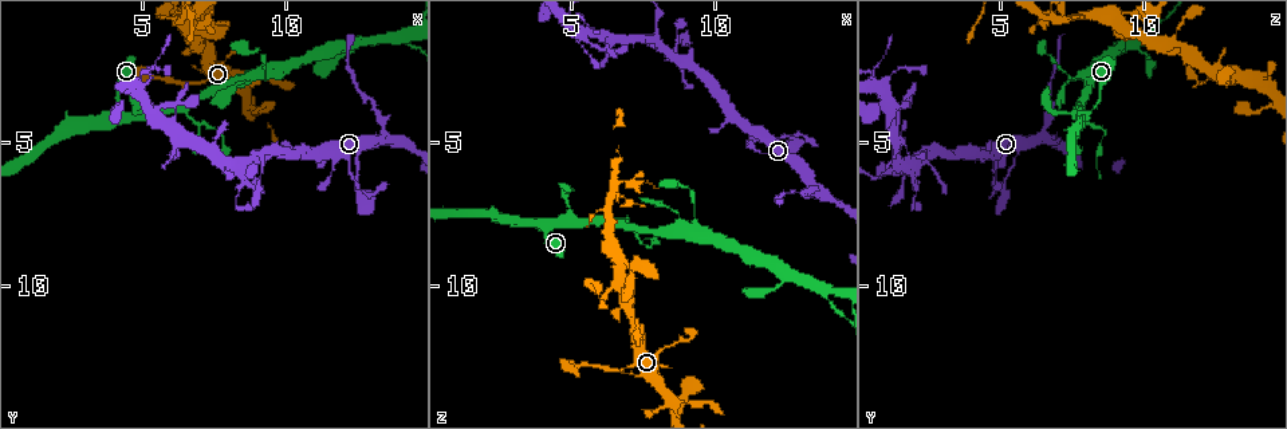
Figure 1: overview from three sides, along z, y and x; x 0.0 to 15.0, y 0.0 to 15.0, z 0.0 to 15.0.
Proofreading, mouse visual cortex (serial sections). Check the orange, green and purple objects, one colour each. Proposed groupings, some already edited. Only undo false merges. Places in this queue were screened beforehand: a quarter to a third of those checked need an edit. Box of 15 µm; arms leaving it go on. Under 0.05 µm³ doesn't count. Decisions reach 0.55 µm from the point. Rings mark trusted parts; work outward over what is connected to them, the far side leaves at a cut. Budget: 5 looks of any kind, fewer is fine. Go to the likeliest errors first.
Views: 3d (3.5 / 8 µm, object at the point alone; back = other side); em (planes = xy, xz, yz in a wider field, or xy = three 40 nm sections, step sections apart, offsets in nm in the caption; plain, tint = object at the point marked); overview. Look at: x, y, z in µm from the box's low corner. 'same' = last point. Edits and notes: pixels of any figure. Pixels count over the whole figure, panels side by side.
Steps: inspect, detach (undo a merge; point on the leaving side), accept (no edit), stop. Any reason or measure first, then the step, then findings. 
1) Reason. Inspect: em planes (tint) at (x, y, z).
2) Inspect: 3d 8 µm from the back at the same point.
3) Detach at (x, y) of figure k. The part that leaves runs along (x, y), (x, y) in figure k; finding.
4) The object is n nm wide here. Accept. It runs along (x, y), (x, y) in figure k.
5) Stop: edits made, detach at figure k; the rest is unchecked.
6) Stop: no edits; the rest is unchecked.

Three-way junction. Inspect: 3d 3.5 µm at (6.5, 3.8, 7.7).

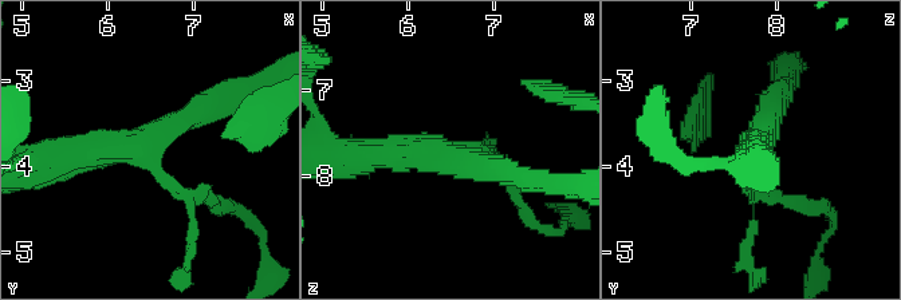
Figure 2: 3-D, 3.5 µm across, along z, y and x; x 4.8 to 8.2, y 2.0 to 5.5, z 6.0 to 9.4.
3 arms meet here; the arms are 150, 300, 350 nm wide. Inspect: em xy step 1 (tint) at (6.45, 3.75, 7.80).

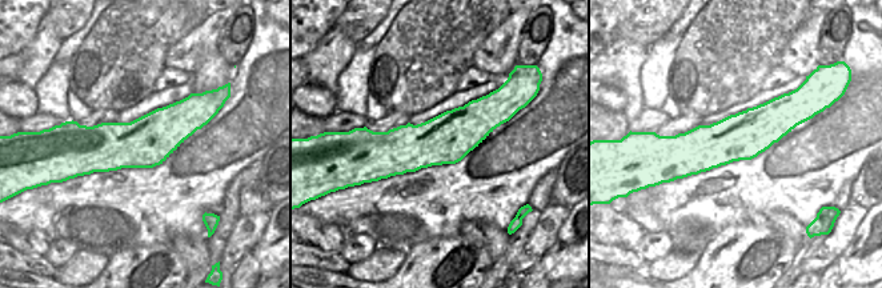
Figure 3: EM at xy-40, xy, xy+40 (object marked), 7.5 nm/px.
Accept. It runs along (59, 160), (146, 142), (220, 98) in figure 2; all the same cell.

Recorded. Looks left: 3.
Calibre changes. Inspect: 3d 3.5 µm at (8.6, 5.6, 2.1).

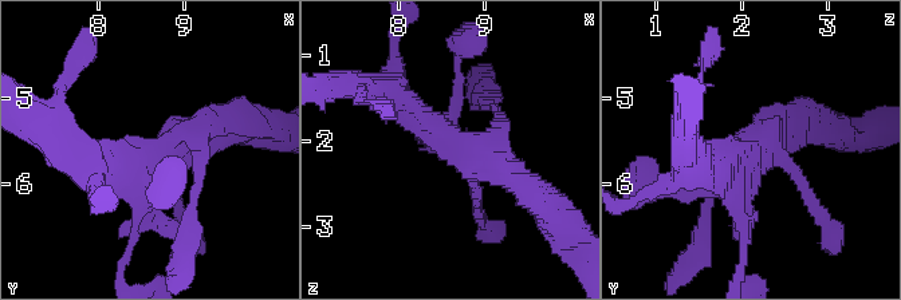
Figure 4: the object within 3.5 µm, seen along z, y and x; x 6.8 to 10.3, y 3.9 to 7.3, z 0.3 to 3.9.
Now the EM. Inspect: em xy step 2 (plain) at (8.60, 5.70, 2.00).

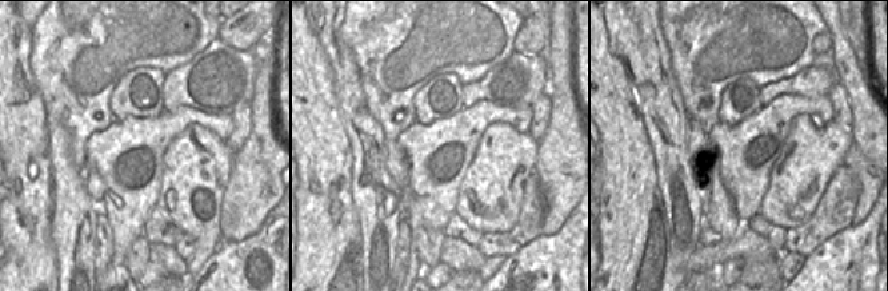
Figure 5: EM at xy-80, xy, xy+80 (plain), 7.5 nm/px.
Inspect: em xy step 2 (tint) at the same point.

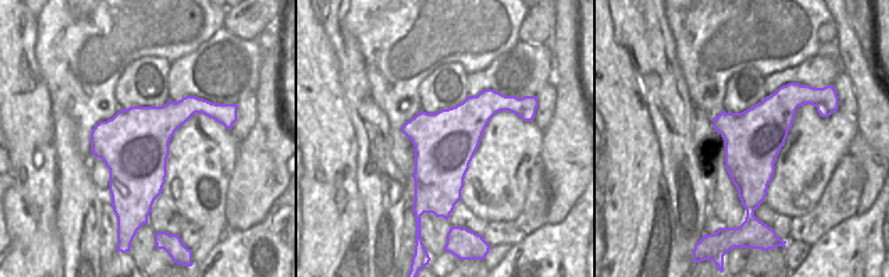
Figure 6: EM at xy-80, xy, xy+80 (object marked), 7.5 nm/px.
Accept. It runs along (522, 184), (480, 166), (381, 91) in figure 4; one cell here.

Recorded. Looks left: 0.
Stop: no edits; the rest is unchecked.

